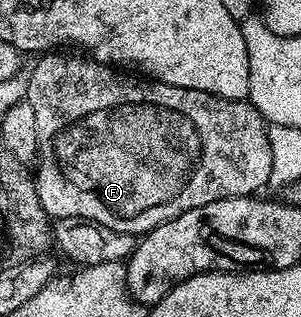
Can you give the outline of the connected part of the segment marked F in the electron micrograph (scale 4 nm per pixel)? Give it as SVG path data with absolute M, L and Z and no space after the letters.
M47 52L31 74L26 75L27 94L25 101L33 104L33 113L37 116L37 140L39 141L39 157L33 177L39 199L48 218L77 218L84 222L94 222L97 226L113 228L113 232L125 232L142 236L148 230L157 228L177 216L181 212L189 212L189 208L201 208L201 204L213 204L213 200L226 198L246 198L254 195L262 186L266 187L270 180L270 169L273 168L273 154L270 151L270 140L267 135L268 123L260 116L259 109L250 101L234 102L221 96L213 96L209 92L197 92L193 88L177 88L173 84L144 80L132 76L122 69L109 66L106 62L96 62L87 56L74 58L71 52Z

